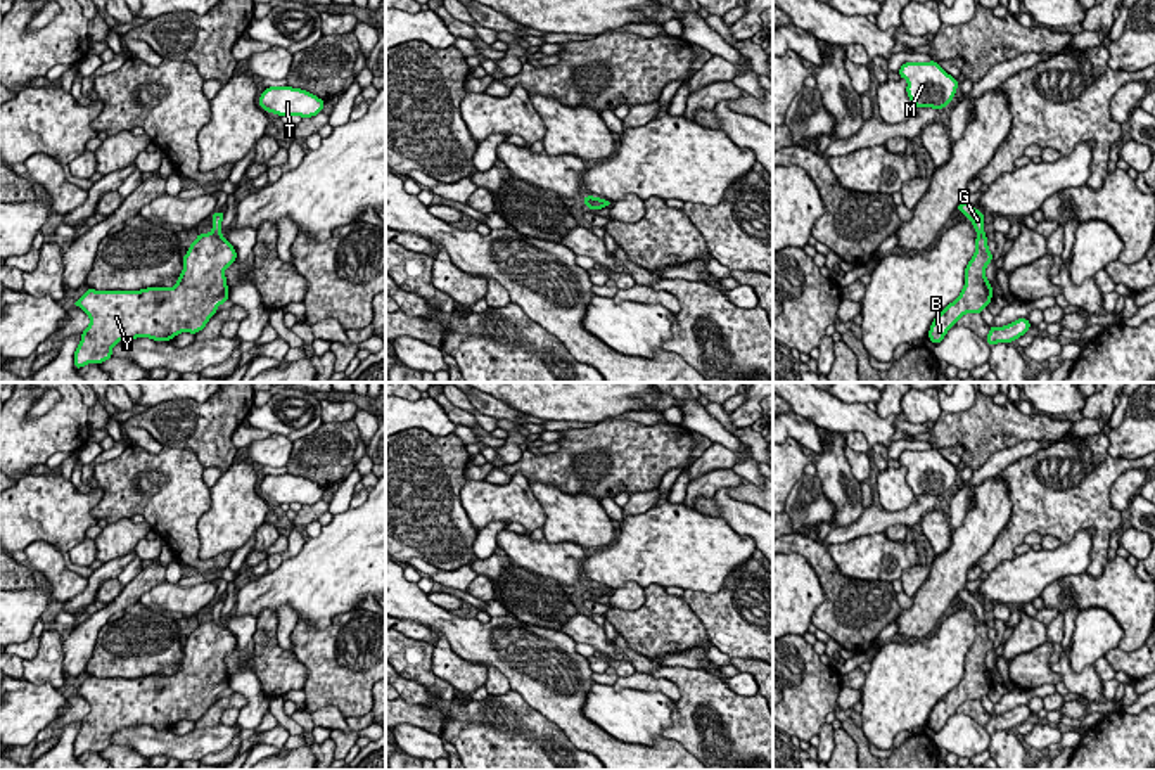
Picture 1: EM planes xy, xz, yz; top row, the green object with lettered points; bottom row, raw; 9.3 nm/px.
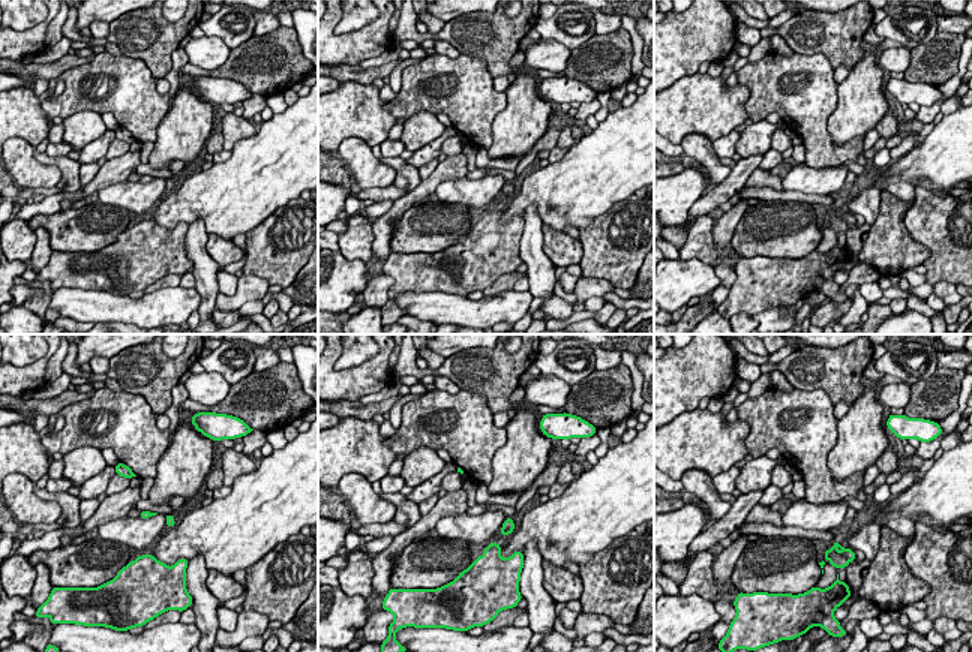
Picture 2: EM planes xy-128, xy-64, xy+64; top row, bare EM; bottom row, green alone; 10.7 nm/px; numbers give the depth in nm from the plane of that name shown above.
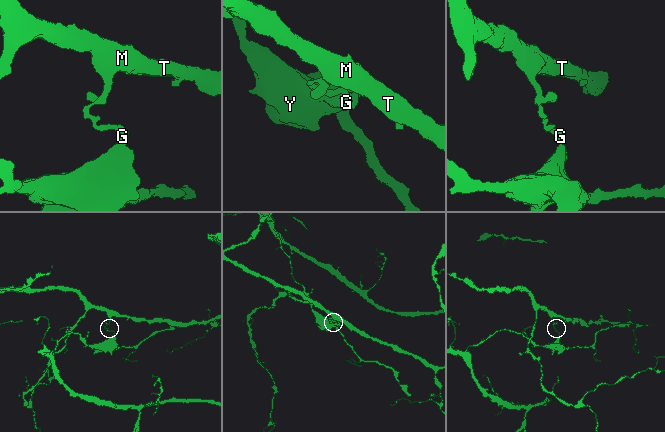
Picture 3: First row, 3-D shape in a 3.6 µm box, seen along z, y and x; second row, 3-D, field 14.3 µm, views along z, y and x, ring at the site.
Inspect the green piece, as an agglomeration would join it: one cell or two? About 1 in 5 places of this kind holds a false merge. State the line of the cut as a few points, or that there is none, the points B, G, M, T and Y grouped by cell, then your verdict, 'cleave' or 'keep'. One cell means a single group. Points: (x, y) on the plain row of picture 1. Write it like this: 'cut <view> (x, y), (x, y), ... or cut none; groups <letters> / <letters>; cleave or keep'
cut xy (211, 620), (222, 625); groups B Y / G M T; cleave

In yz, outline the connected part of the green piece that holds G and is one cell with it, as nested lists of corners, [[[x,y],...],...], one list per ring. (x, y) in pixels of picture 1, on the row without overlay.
[[[967,588],[960,590],[956,597],[961,599],[973,611],[977,623],[986,623],[984,619],[986,602],[970,594]]]

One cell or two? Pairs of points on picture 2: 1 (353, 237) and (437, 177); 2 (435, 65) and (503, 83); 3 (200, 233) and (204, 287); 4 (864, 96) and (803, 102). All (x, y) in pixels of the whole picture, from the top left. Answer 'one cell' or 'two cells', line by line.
1: two cells
2: two cells
3: one cell
4: two cells

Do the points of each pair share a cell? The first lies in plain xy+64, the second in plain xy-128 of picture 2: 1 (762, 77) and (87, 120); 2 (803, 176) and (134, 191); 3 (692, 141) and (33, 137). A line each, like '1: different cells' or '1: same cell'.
1: different cells
2: same cell
3: different cells

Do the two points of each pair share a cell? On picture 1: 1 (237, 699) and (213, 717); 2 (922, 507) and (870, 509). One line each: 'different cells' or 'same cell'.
1: same cell
2: same cell

